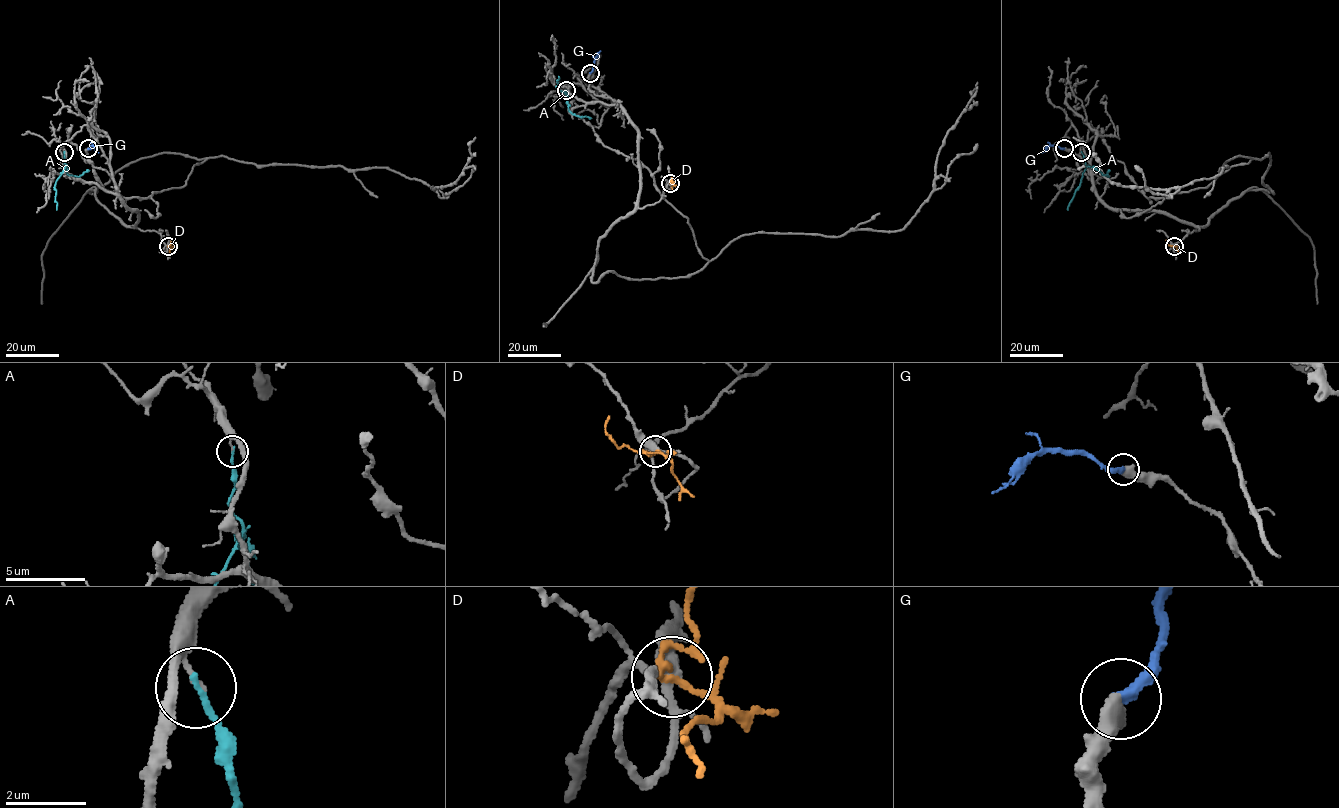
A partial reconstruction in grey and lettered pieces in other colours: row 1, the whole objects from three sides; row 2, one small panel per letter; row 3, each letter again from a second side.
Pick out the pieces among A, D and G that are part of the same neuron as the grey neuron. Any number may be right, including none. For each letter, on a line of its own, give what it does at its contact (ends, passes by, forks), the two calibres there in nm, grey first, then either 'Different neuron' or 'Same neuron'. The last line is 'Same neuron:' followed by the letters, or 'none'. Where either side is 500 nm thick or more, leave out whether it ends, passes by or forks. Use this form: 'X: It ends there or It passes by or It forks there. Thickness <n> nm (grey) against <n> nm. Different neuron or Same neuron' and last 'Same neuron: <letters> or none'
A: It ends there. Thickness 160 nm (grey) against 150 nm. Different neuron
D: It forks there. Thickness 320 nm (grey) against 120 nm. Different neuron
G: Thickness 500 nm (grey) against 340 nm. Same neuron
Same neuron: G

